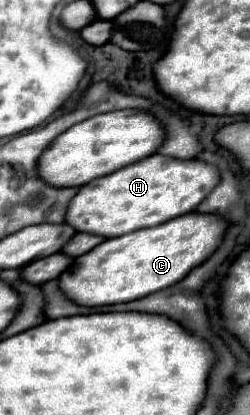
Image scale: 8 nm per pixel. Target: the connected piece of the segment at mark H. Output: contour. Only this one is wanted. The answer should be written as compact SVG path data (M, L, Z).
M153 154L147 160L81 186L79 194L67 208L67 224L75 226L77 232L91 232L105 238L123 236L137 228L159 226L171 218L193 212L219 180L219 168L213 164Z

